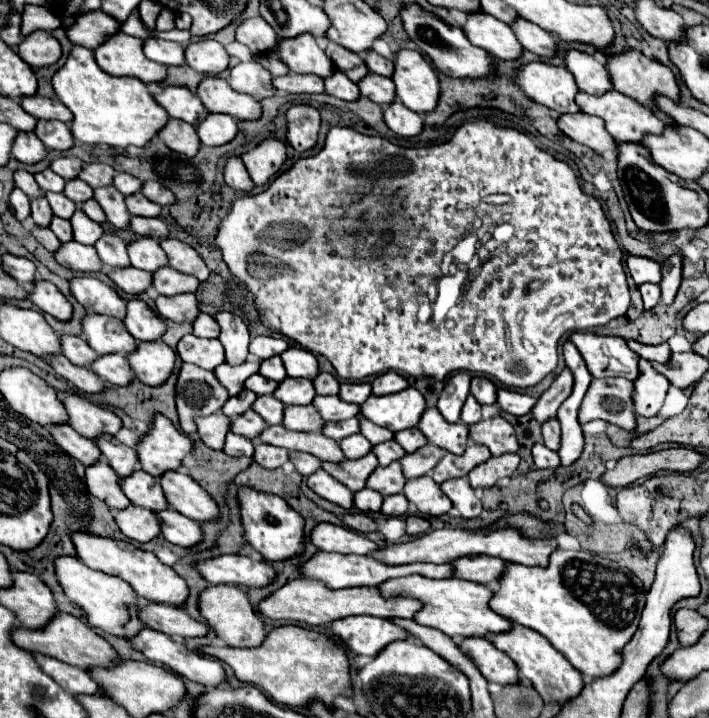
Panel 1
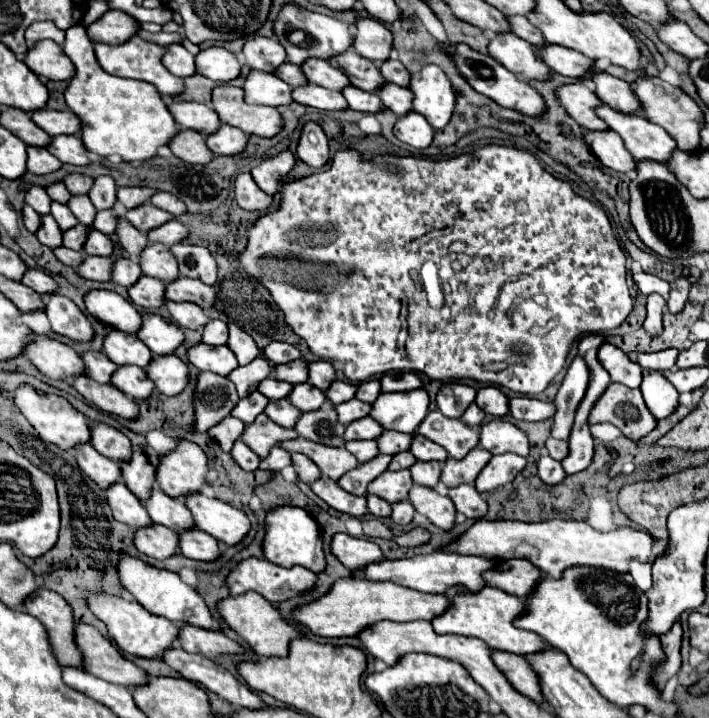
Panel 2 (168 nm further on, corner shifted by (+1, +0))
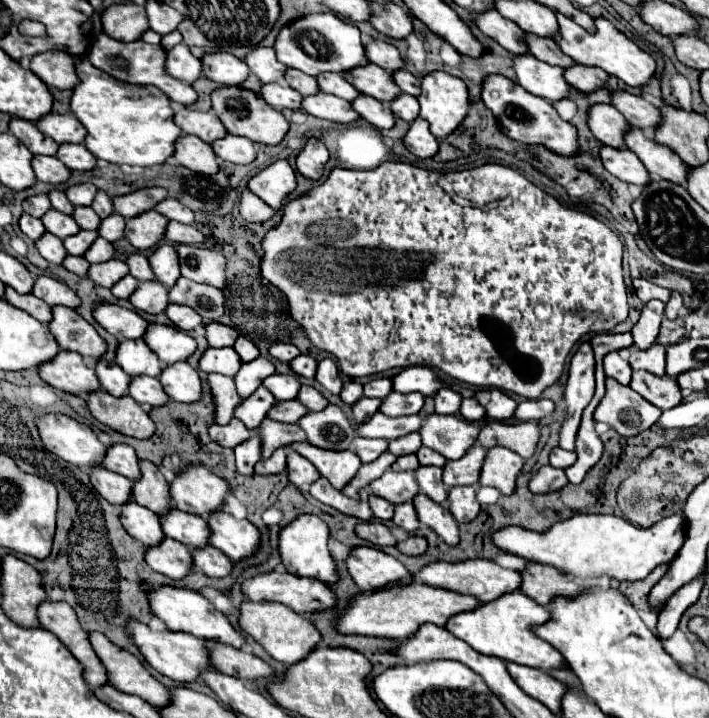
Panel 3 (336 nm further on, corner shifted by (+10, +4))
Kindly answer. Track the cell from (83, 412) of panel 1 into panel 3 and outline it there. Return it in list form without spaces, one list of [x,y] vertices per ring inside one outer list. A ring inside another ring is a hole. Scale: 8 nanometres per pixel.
[[[114,444],[108,448],[106,460],[104,460],[104,468],[122,474],[130,480],[140,480],[140,464],[138,464],[138,456],[134,452],[134,448],[126,446],[126,444]]]

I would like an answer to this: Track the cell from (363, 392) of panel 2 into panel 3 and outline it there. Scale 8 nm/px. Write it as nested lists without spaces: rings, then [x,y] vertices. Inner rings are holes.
[[[376,378],[364,386],[364,396],[368,398],[386,398],[392,392],[392,380]]]

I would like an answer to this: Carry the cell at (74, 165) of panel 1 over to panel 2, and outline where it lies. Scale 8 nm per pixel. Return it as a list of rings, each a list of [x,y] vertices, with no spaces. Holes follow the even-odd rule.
[[[67,174],[63,184],[71,194],[87,194],[93,186],[93,178],[87,174]]]

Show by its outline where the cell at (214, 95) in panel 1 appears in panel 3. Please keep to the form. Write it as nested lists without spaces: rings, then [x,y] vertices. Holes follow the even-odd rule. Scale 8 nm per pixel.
[[[222,86],[222,88],[214,90],[212,92],[212,110],[222,120],[228,134],[244,136],[244,138],[248,138],[252,142],[276,146],[276,144],[280,144],[284,140],[286,132],[290,130],[290,124],[282,116],[282,112],[278,112],[276,108],[270,108],[270,104],[266,104],[258,94],[254,94],[252,90],[246,90],[246,88]]]

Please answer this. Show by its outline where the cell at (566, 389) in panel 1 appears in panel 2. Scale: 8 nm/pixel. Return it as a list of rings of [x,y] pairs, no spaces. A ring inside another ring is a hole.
[[[577,356],[571,362],[571,366],[567,368],[567,374],[553,400],[553,404],[555,404],[555,416],[551,418],[553,420],[553,428],[551,428],[553,438],[567,440],[571,424],[573,424],[575,408],[581,402],[581,398],[587,390],[587,384],[589,384],[589,370],[587,370],[583,358]]]

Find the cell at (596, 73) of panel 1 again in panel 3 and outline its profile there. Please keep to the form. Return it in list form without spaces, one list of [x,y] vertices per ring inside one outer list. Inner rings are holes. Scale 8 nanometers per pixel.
[[[616,90],[612,92],[612,104],[624,114],[628,124],[634,128],[646,130],[646,128],[658,128],[662,124],[660,110],[636,94]]]

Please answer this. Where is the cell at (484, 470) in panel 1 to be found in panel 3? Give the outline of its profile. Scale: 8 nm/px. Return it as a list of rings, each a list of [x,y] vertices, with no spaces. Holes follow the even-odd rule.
[[[494,446],[488,450],[480,484],[498,488],[502,494],[510,496],[516,490],[516,478],[520,476],[522,466],[524,458],[520,458],[516,452],[502,446]]]

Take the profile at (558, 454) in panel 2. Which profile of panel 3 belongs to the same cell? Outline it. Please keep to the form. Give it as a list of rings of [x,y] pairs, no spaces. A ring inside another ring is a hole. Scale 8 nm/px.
[[[554,448],[552,454],[550,454],[550,464],[554,468],[566,470],[566,468],[570,468],[570,464],[574,464],[574,460],[576,460],[576,454],[574,452],[566,452],[562,448]]]

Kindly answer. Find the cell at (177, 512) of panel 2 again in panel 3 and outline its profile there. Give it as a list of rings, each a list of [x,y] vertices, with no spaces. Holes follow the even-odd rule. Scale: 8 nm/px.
[[[172,508],[166,516],[160,516],[160,522],[162,522],[162,530],[168,538],[178,540],[192,550],[208,546],[208,538],[212,532],[204,518]]]

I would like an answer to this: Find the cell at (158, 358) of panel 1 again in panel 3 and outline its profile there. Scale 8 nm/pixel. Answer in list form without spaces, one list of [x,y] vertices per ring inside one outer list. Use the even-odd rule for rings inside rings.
[[[178,362],[178,364],[164,368],[164,372],[160,374],[160,382],[162,382],[166,394],[174,402],[192,404],[202,398],[200,374],[186,362]]]

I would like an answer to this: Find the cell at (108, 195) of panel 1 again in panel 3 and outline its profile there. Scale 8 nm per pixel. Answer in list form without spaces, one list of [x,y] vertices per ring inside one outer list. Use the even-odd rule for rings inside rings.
[[[132,254],[128,258],[128,266],[130,266],[130,274],[140,280],[140,282],[146,282],[146,280],[156,280],[150,264],[148,264],[148,258],[142,256],[142,254]]]

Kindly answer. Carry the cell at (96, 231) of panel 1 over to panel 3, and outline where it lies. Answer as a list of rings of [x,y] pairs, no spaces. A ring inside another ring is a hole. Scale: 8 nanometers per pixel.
[[[98,238],[98,240],[88,248],[88,252],[86,252],[84,258],[86,258],[90,264],[100,264],[100,262],[110,260],[112,256],[114,256],[114,246],[112,246],[108,240]]]

